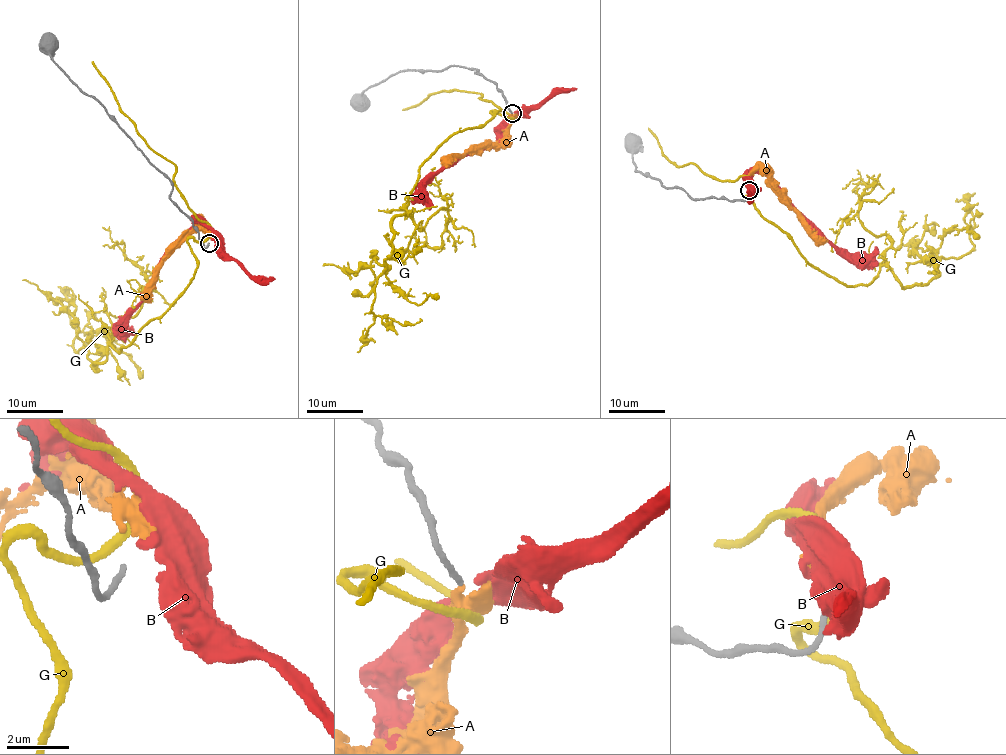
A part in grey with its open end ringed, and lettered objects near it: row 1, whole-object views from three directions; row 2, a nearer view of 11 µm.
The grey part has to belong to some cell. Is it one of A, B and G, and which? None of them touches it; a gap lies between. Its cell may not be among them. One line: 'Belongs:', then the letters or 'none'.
Belongs: none

